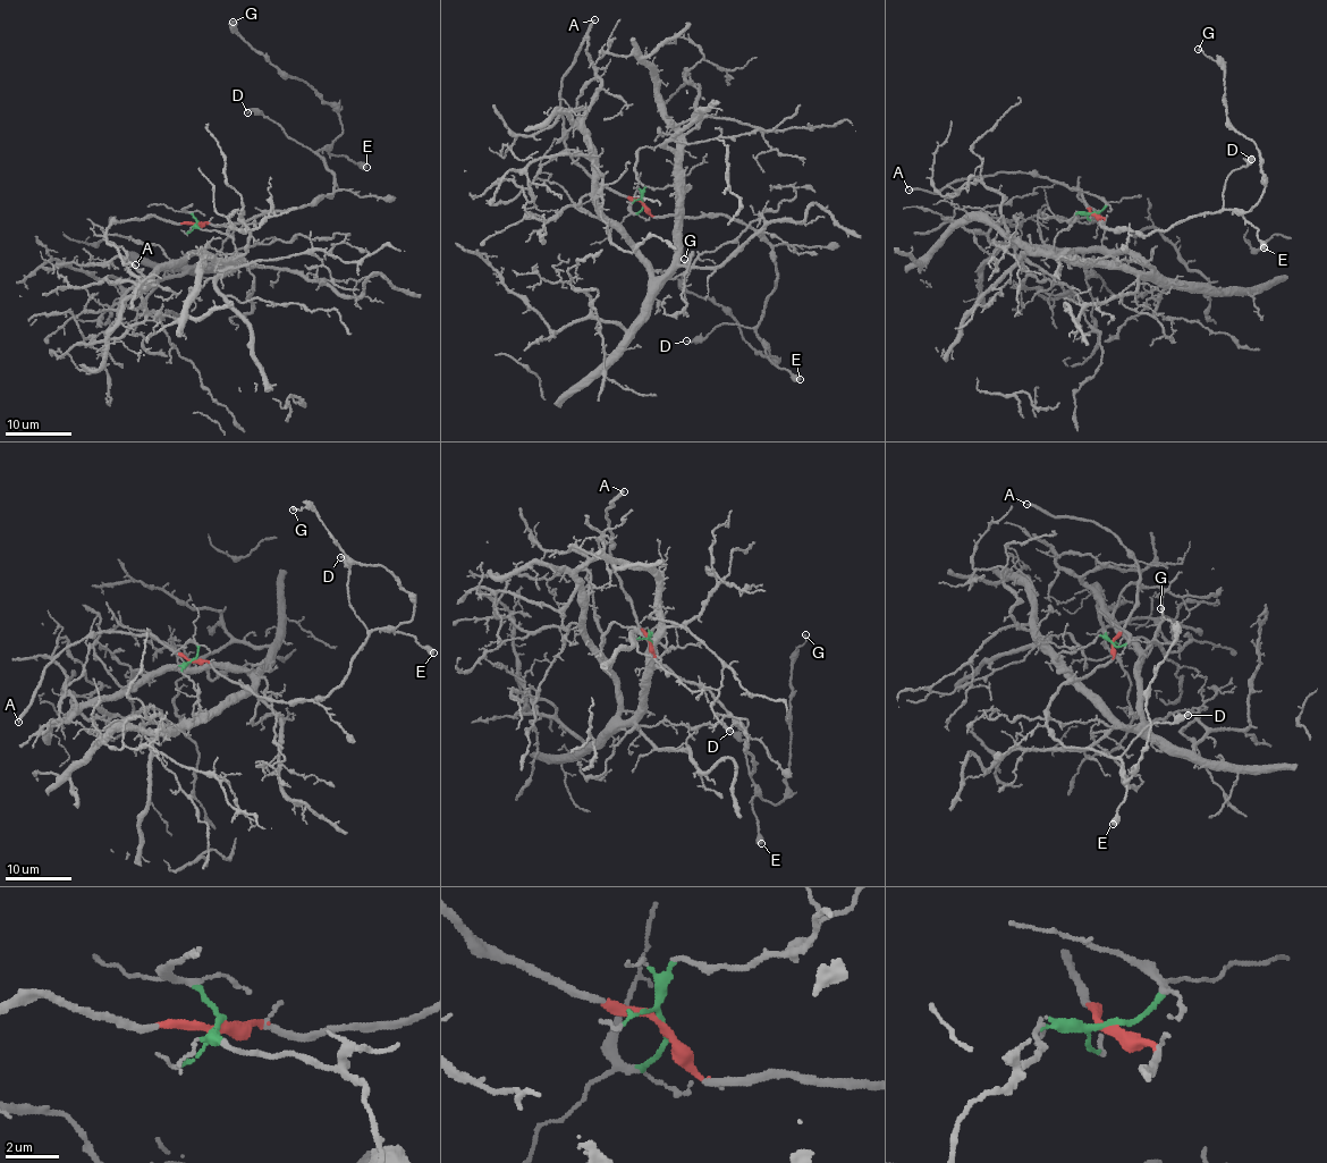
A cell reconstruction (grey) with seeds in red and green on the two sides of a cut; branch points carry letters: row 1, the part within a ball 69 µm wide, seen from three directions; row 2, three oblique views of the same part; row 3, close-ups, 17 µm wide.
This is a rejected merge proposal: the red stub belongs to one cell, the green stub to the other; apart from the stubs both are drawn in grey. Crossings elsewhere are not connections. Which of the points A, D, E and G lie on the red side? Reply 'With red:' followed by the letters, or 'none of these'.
With red: A, D, E, G

